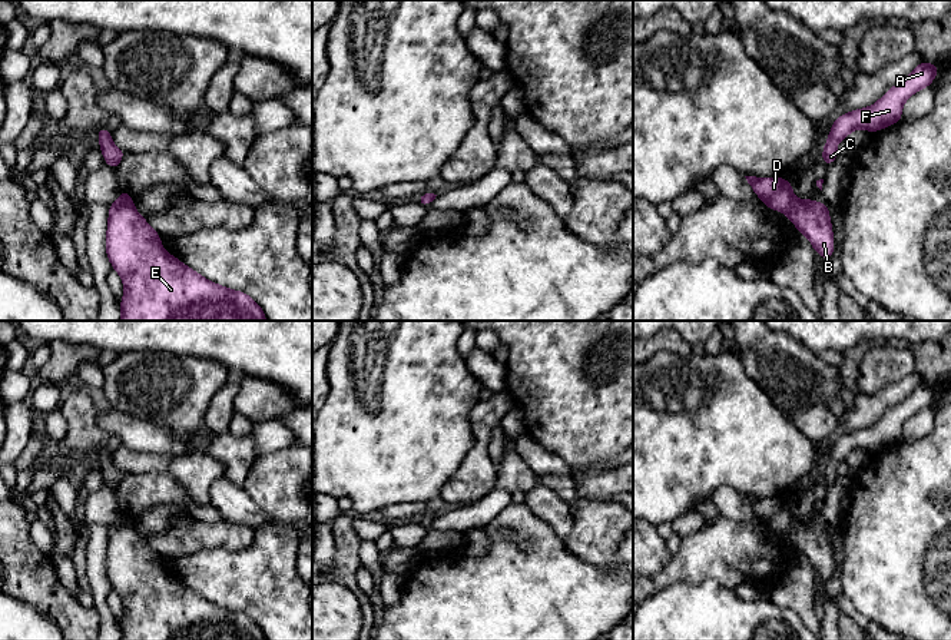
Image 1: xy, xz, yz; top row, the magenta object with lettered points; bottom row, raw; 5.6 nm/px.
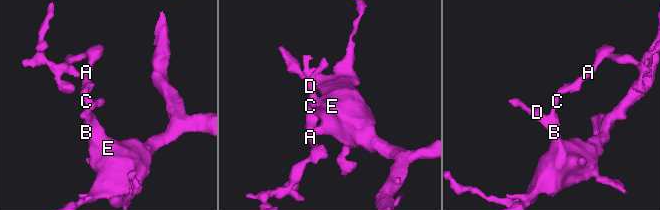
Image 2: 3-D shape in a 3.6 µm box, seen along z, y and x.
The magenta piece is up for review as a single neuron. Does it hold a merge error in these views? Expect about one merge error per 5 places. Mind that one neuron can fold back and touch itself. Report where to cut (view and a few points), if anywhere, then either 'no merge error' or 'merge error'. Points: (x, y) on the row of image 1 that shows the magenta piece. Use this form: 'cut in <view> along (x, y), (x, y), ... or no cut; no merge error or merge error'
no cut; no merge error

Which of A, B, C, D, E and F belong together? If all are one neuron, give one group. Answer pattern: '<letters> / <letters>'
A B C D E F

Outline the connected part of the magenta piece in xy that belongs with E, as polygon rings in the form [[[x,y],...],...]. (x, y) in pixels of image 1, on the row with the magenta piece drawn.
[[[126,190],[107,208],[106,255],[125,286],[120,321],[266,321],[249,295],[213,283],[169,255]]]

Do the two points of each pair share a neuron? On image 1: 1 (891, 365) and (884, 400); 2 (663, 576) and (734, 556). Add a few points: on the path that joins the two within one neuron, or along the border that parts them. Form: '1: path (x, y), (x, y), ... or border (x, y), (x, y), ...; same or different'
1: border (914, 371), (870, 394), (861, 394); different
2: path (681, 569), (691, 566), (701, 556), (716, 556); same

